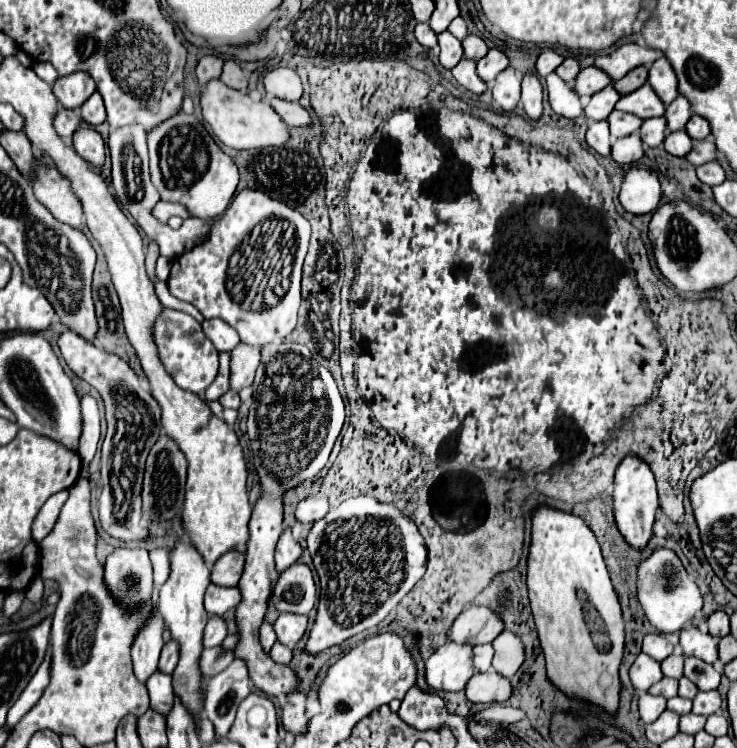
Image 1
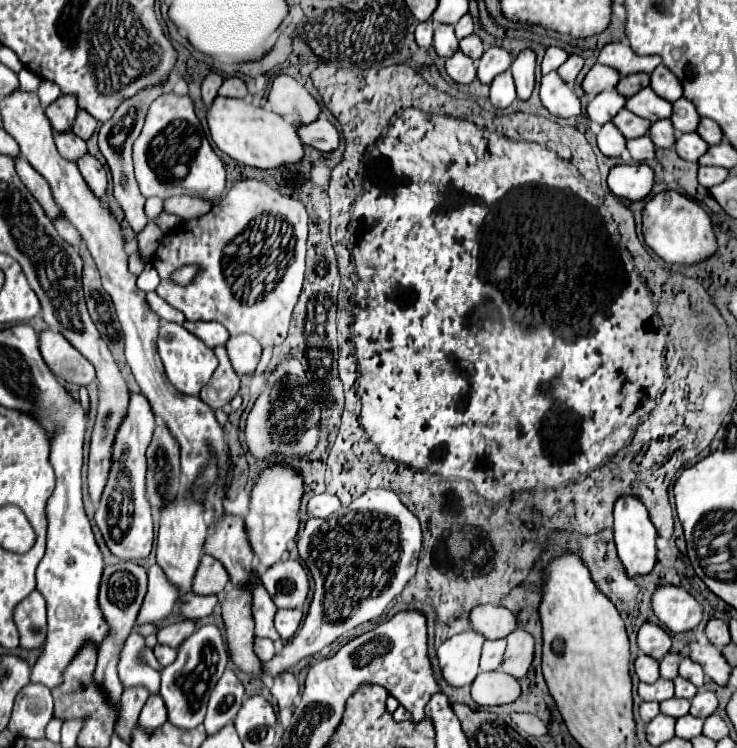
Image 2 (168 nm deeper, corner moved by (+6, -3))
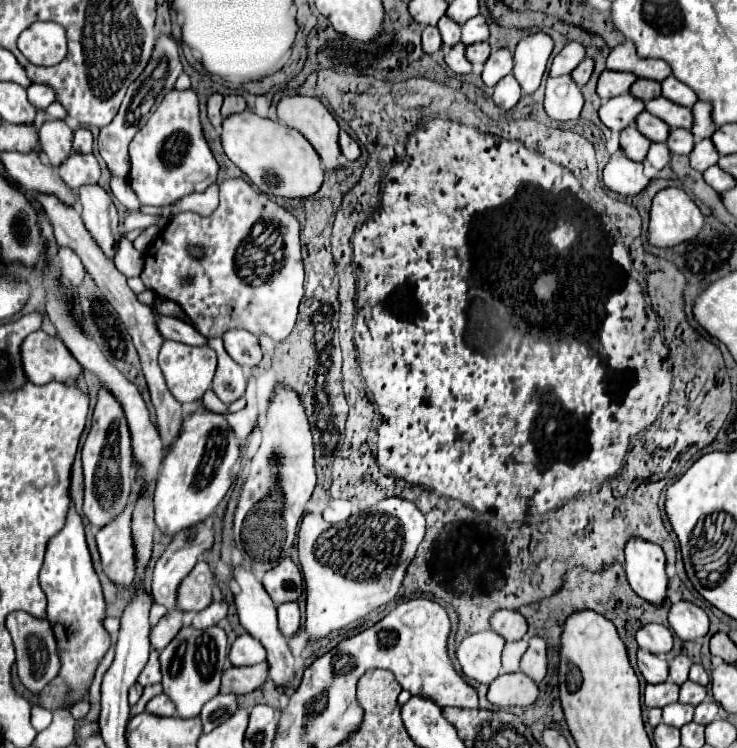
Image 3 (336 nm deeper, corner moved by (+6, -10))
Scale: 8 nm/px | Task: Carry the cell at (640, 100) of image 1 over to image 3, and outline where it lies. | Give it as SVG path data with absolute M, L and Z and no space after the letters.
M662 96L646 102L646 112L652 112L652 116L658 116L662 122L666 122L670 128L690 128L692 126L692 114L690 108L678 106Z

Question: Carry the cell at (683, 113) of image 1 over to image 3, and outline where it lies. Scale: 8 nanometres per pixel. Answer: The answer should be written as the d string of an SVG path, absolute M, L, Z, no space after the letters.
M696 102L692 106L692 112L694 112L694 124L690 128L694 140L704 140L704 138L710 138L716 130L716 124L712 122L710 118L710 106L706 102Z

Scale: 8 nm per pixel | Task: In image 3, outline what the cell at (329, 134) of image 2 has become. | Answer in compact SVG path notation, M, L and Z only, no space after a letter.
M340 130L338 146L342 146L342 156L344 156L346 160L356 160L356 158L360 156L360 148L358 148L358 144L356 144L344 130Z

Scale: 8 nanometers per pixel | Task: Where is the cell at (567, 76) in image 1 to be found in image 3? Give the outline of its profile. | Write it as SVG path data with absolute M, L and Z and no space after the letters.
M584 58L584 60L574 68L574 72L570 72L570 78L582 88L582 86L588 82L592 70L594 70L594 62L592 62L590 58Z

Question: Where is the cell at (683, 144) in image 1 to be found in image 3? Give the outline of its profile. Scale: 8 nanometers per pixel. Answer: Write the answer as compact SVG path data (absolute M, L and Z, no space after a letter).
M706 138L706 140L698 142L698 144L694 144L694 150L690 152L690 166L694 170L698 170L698 172L704 172L706 168L714 166L718 162L718 158L720 158L720 154L714 148L712 140Z

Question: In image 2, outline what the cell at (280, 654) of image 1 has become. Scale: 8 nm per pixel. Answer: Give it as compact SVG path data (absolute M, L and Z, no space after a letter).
M254 637L254 655L260 659L260 661L268 661L270 657L274 657L276 653L276 647L270 639L260 639L260 637Z

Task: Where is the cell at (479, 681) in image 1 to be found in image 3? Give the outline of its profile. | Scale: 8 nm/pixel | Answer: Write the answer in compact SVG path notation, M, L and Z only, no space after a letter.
M522 672L500 674L494 682L490 682L486 698L490 704L500 708L530 706L538 698L538 686Z

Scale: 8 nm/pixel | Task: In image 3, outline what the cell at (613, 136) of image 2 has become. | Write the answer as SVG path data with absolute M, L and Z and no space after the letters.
M630 124L630 128L624 128L620 134L618 134L618 142L620 142L620 148L622 152L626 152L626 156L634 162L642 162L644 156L646 156L646 150L650 146L650 140L644 138L636 126Z

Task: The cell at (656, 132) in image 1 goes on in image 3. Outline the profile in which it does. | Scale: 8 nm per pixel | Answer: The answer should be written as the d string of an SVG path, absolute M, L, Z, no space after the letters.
M674 128L670 130L670 136L666 140L666 146L670 148L670 152L674 154L690 154L694 148L694 140L692 140L692 132L684 130L684 128Z

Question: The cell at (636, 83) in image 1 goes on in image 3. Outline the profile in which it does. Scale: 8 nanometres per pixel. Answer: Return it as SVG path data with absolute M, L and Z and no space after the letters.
M638 78L632 88L630 88L630 94L638 100L652 100L652 98L658 98L660 96L660 84L654 82L654 80L644 80L644 78Z

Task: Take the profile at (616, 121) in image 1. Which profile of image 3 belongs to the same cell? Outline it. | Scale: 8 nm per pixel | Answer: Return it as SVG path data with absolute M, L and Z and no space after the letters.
M640 112L638 120L634 120L634 126L644 132L644 136L652 142L666 142L670 126L666 126L662 120L652 116L650 112Z

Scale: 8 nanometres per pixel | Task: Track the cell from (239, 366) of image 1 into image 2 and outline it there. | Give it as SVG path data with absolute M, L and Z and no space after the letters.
M232 335L226 341L226 349L228 349L228 357L232 361L232 367L238 375L248 375L254 373L258 361L260 361L260 353L262 353L262 345L258 341L254 341L252 335Z

